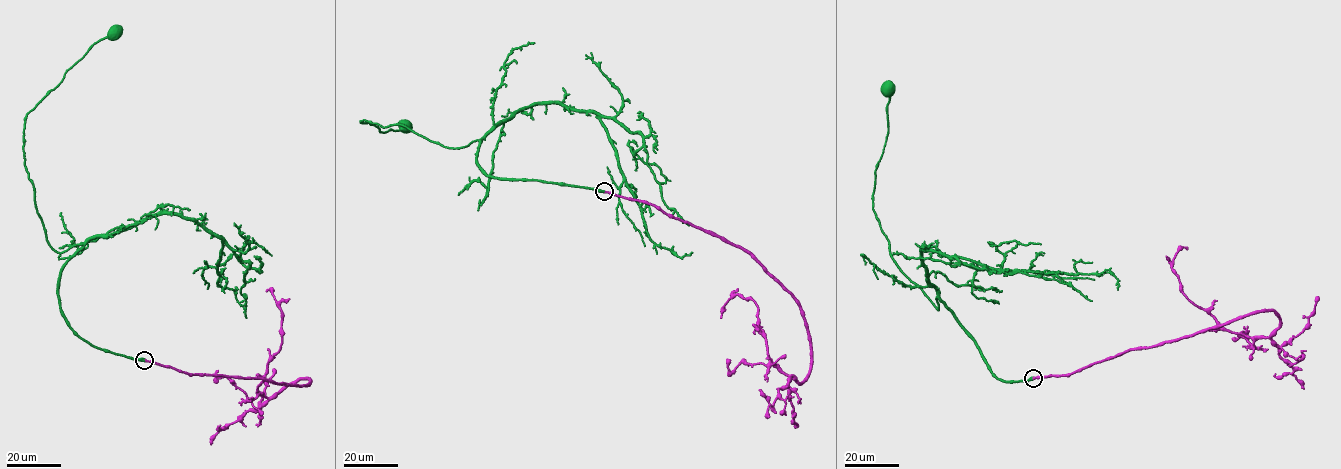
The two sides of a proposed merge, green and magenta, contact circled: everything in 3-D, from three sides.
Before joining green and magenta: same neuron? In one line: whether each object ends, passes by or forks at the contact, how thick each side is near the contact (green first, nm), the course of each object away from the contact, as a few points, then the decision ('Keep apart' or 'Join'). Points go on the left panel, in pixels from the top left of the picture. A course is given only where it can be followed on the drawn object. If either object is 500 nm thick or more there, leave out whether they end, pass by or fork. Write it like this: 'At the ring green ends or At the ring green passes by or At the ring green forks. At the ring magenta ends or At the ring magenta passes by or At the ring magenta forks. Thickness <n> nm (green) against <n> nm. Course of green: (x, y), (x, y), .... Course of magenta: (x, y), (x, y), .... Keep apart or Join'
Thickness 550 nm (green) against 480 nm. Course of green: (144, 360), (96, 348), (69, 326), (59, 279), (82, 245), (50, 246), (23, 148), (26, 115), (113, 34). Course of magenta: (144, 360), (307, 385), (297, 379), (269, 397), (257, 391), (282, 341), (280, 305), (266, 291). Join

